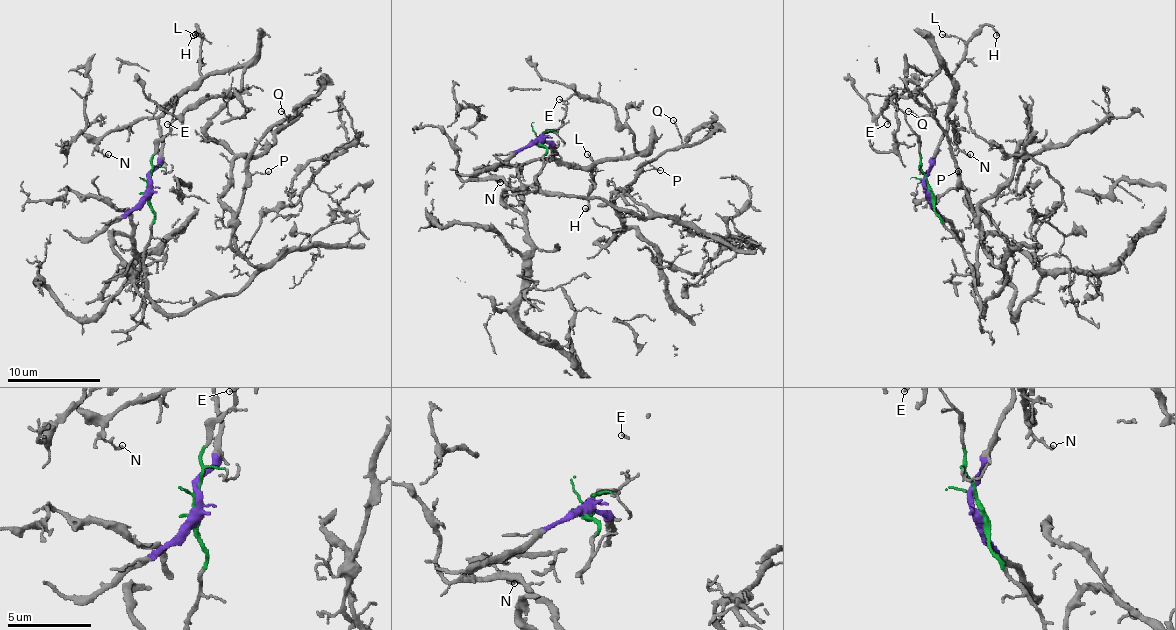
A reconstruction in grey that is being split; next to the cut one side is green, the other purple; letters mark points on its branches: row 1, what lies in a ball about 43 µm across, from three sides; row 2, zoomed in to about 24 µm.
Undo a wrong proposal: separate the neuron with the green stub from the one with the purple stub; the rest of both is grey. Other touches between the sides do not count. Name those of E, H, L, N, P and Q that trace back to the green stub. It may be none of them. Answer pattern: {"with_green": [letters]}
{"with_green": ["P", "Q"]}

